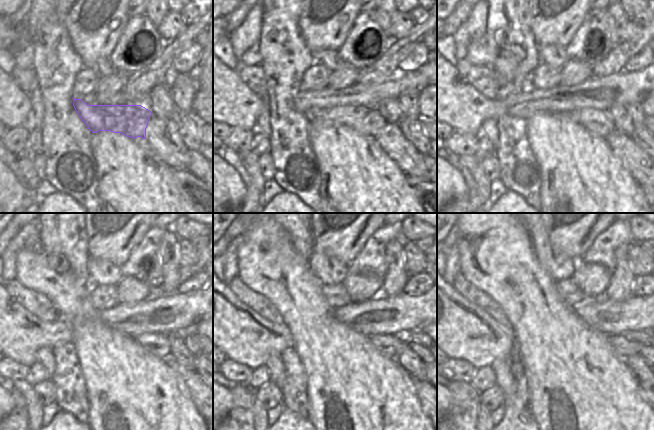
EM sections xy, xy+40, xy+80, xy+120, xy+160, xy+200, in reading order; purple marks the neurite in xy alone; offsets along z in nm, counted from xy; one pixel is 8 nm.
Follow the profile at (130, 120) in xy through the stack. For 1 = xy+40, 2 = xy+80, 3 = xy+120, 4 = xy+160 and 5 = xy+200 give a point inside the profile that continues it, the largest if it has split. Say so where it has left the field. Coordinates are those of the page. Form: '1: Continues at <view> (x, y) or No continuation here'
1: Continues at xy+40 (366, 121)
2: Continues at xy+80 (600, 123)
3: Continues at xy+120 (157, 344)
4: Continues at xy+160 (390, 346)
5: Continues at xy+200 (622, 347)

